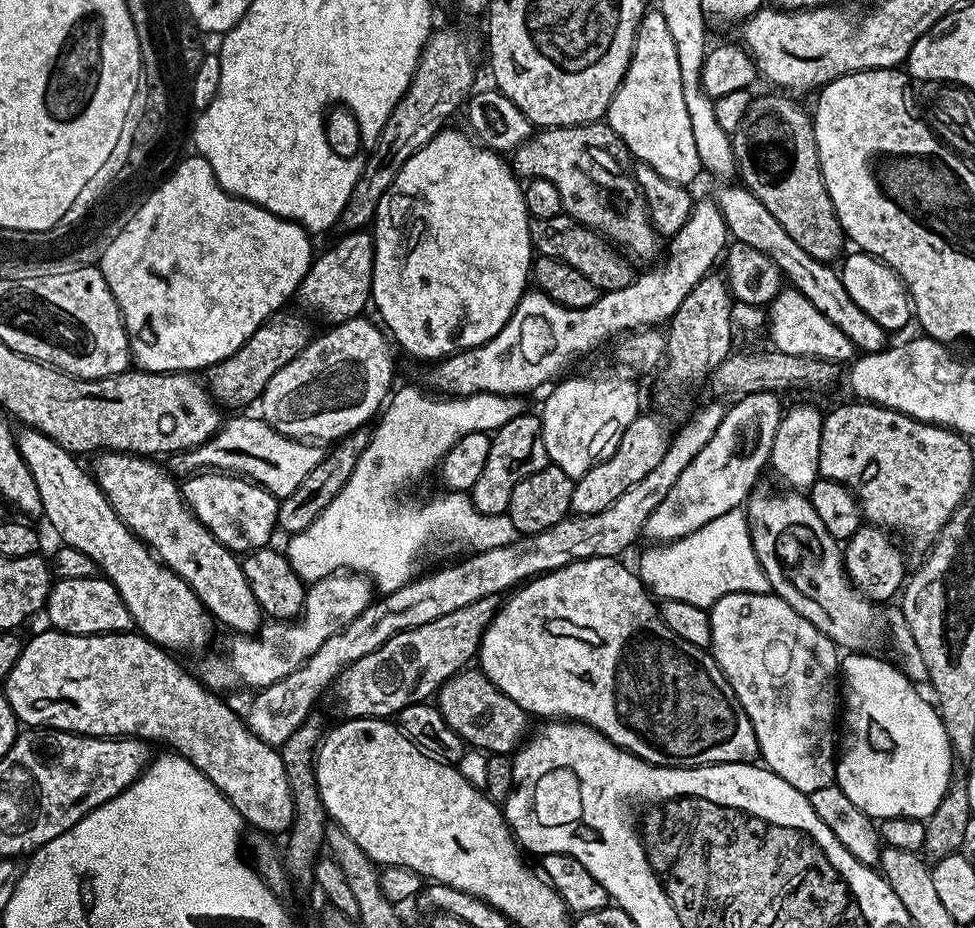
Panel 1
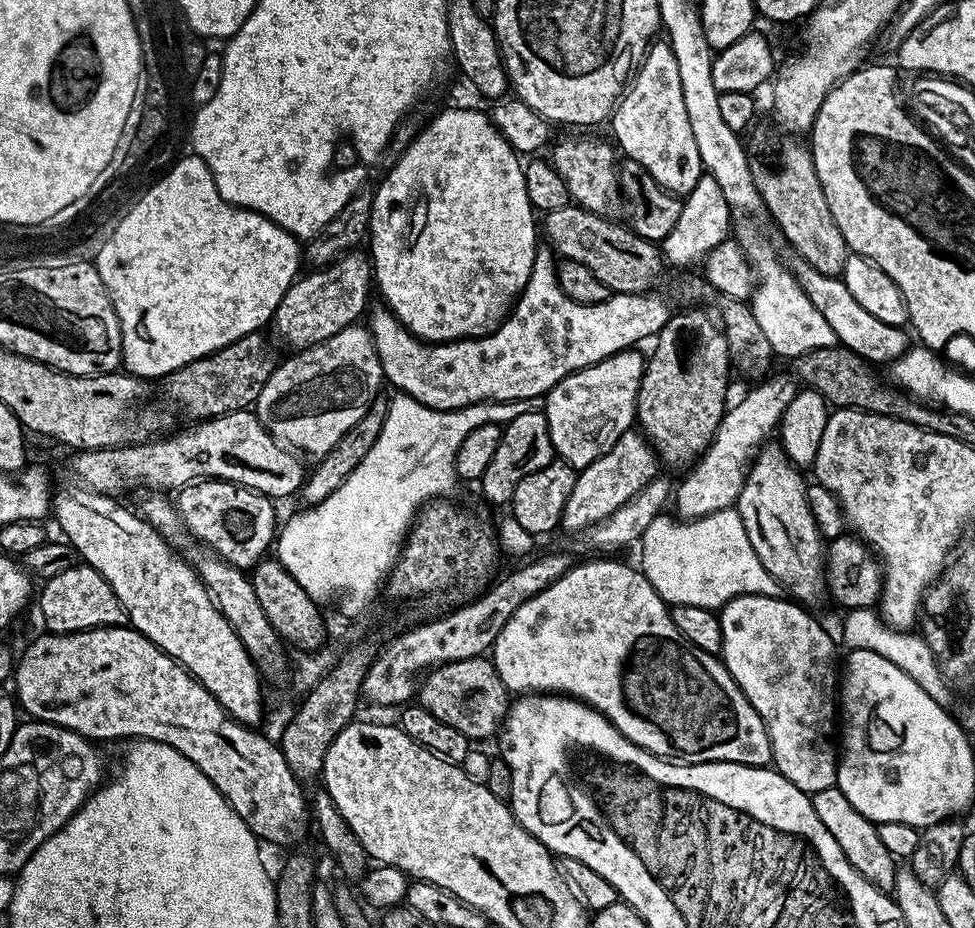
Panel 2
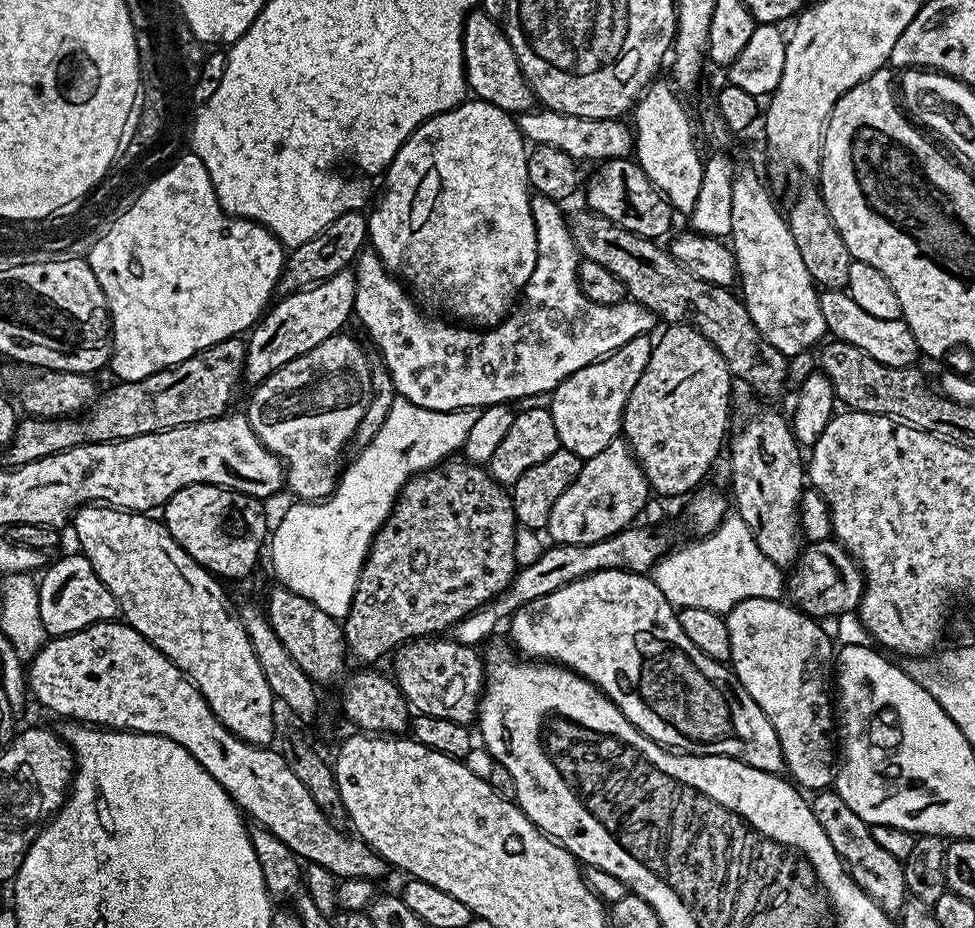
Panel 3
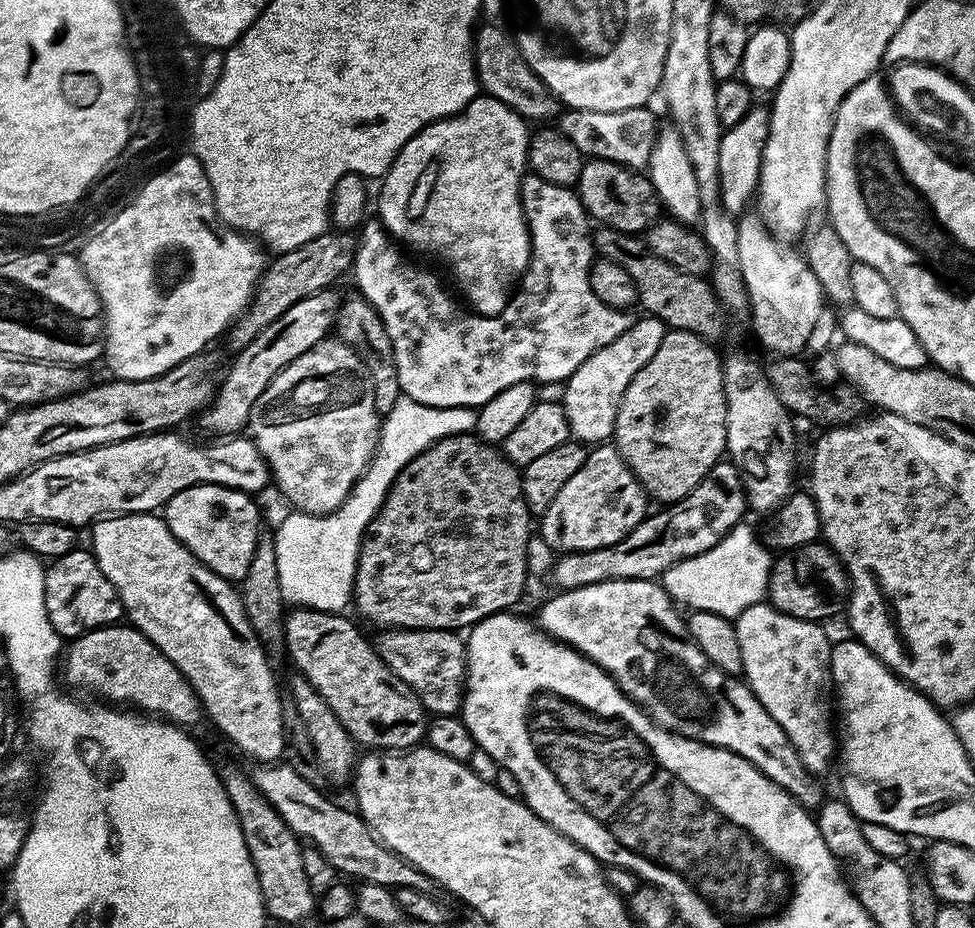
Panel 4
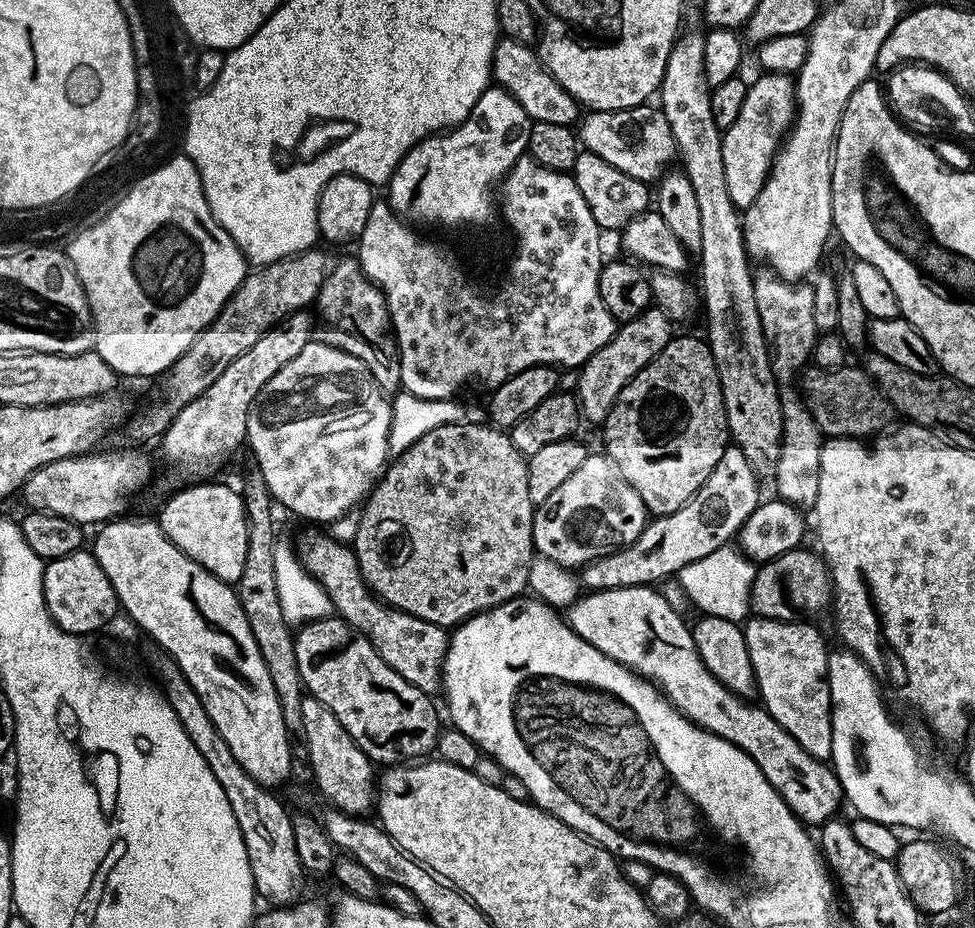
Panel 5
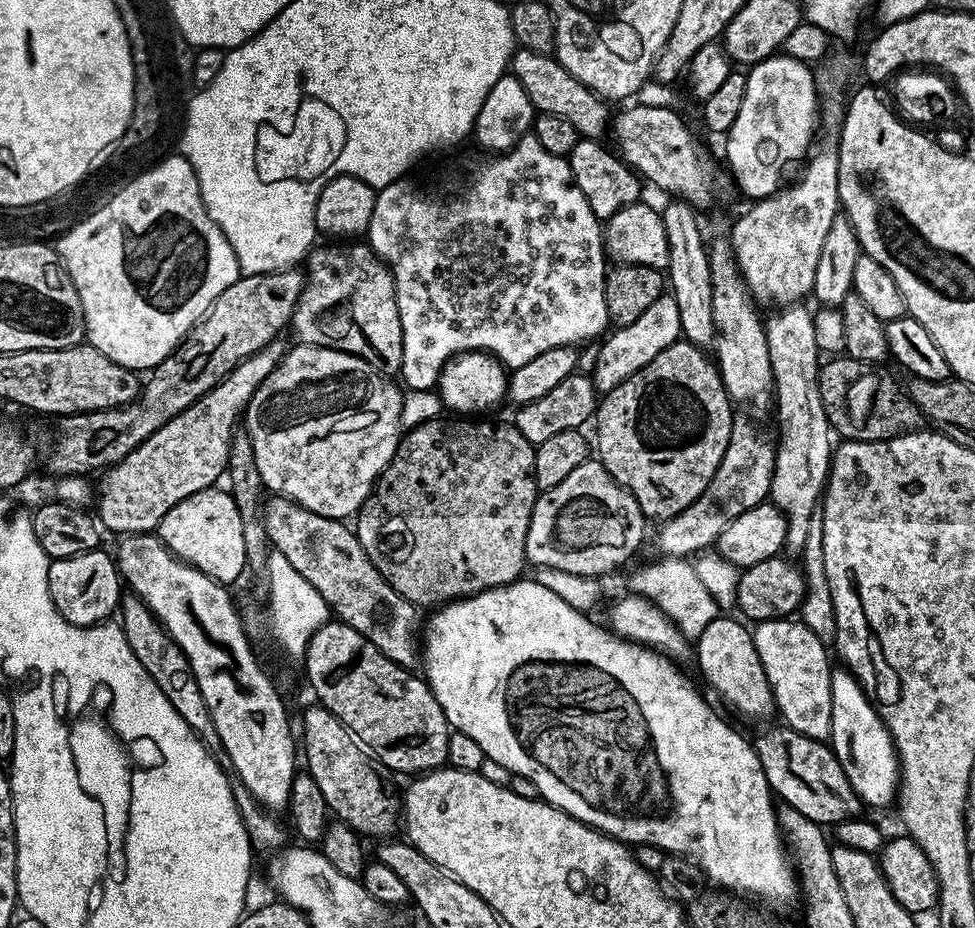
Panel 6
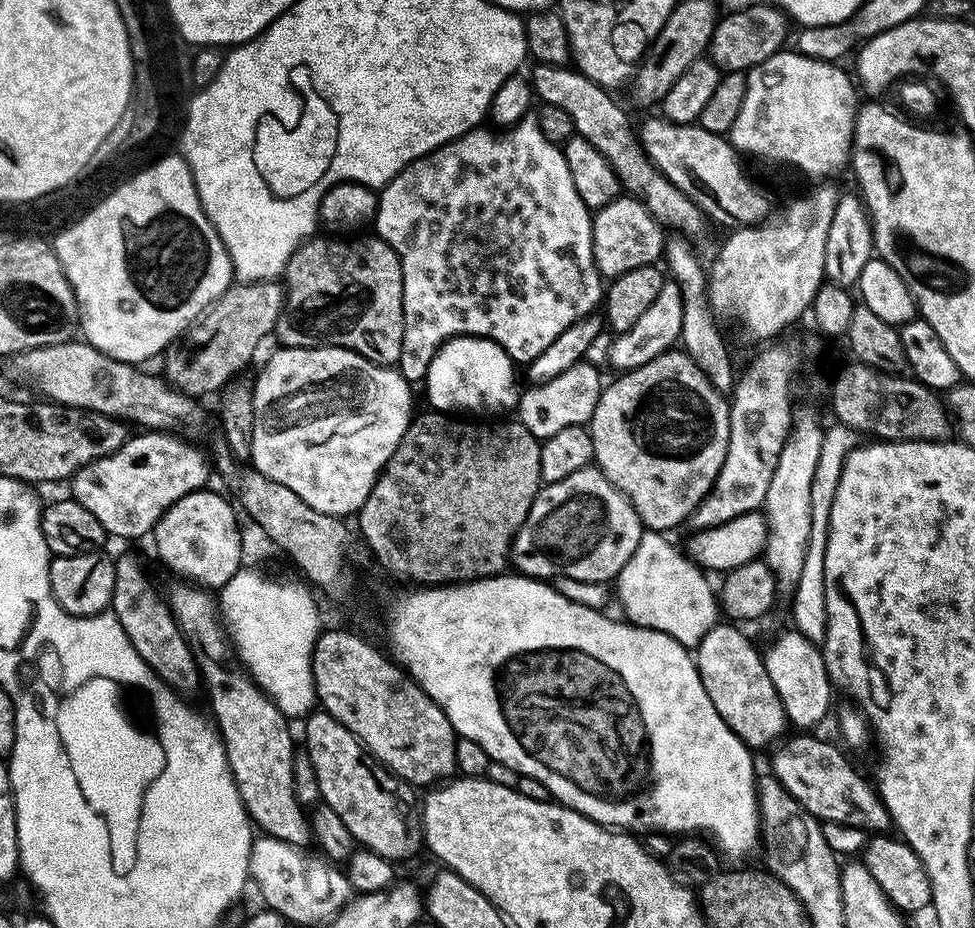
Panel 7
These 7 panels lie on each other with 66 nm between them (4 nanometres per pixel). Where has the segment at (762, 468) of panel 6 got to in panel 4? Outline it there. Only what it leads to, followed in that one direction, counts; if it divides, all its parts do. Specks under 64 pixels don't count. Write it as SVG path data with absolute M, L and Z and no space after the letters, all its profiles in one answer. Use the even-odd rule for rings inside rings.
M730 462L715 464L706 474L706 478L702 478L702 482L698 482L698 486L690 490L690 494L686 494L681 500L671 505L669 512L672 512L669 516L664 512L656 512L653 516L652 513L645 515L643 522L634 526L634 530L630 530L630 534L626 534L626 538L622 538L614 546L602 546L598 550L566 552L557 555L550 573L550 580L553 580L557 584L555 587L560 590L594 586L598 582L607 580L656 580L676 563L710 550L732 527L745 519L746 497L744 483L740 480L740 471Z

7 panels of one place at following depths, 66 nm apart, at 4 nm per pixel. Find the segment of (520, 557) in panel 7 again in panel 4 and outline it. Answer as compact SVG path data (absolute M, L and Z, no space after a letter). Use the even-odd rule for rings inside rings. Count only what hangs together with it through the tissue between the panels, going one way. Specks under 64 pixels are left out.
M604 442L589 451L582 470L578 470L578 474L574 474L574 478L570 478L570 482L566 482L562 490L558 490L554 502L550 502L550 506L539 521L538 534L556 554L585 552L598 550L602 546L614 546L619 540L626 538L626 534L630 534L634 526L643 522L646 515L644 500L646 501L645 490L622 458L620 451L611 443Z

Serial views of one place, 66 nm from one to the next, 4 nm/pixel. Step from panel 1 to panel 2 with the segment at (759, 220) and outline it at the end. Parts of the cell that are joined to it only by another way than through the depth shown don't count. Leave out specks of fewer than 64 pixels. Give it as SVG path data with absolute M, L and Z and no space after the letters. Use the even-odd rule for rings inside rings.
M793 255L791 259L790 267L797 282L802 286L806 298L810 298L810 302L814 302L818 314L822 314L822 318L826 318L830 330L834 330L837 341L843 347L849 348L851 352L858 354L872 366L877 366L876 364L891 365L893 360L908 351L909 333L899 324L878 322L878 318L874 318L874 314L869 314L863 306L858 306L858 302L854 302L854 294L850 294L843 279L818 274L818 270L814 270L814 266L810 266L810 262L806 262L801 256Z

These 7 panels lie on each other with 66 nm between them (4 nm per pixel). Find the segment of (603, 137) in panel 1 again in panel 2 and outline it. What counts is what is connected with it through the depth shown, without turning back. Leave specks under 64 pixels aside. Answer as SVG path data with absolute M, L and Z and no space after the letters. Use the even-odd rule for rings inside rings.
M572 136L569 140L560 140L551 145L550 162L562 174L566 182L569 197L579 207L590 210L599 216L615 217L621 203L620 174L618 171L618 152L611 143L595 140L592 136Z

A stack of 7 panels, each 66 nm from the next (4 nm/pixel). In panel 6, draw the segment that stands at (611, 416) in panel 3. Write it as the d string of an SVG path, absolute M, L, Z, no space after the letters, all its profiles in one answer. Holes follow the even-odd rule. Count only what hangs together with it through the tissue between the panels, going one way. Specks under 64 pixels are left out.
M670 294L660 296L644 313L638 317L638 322L630 322L630 326L616 328L613 336L600 348L596 356L596 369L590 372L592 383L596 385L597 393L603 394L614 390L630 374L642 370L650 358L658 358L666 346L681 339L680 315L678 314L678 302Z

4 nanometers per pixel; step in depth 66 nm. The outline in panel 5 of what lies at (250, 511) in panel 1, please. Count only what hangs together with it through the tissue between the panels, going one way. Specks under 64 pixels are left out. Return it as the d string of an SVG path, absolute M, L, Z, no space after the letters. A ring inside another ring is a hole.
M192 482L189 488L176 492L164 504L158 515L160 529L191 560L198 562L210 574L230 585L237 585L246 566L248 545L248 509L239 491L216 482Z

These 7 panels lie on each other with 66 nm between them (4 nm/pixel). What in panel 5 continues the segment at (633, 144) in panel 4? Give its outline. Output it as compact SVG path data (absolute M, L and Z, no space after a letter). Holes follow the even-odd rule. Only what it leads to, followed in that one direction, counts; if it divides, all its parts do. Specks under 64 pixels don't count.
M648 102L617 112L589 111L579 121L578 139L583 151L598 154L602 162L610 162L610 166L622 170L622 174L630 174L630 178L645 182L659 181L671 165L668 163L675 161L678 156L666 114Z

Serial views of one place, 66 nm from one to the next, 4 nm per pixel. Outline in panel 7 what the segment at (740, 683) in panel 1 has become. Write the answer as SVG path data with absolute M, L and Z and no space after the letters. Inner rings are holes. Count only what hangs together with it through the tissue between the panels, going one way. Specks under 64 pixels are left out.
M784 632L772 646L763 653L764 665L778 690L778 698L786 710L789 721L797 724L797 729L812 730L816 723L828 712L832 704L834 685L828 678L824 653L817 645L811 644L801 632Z

